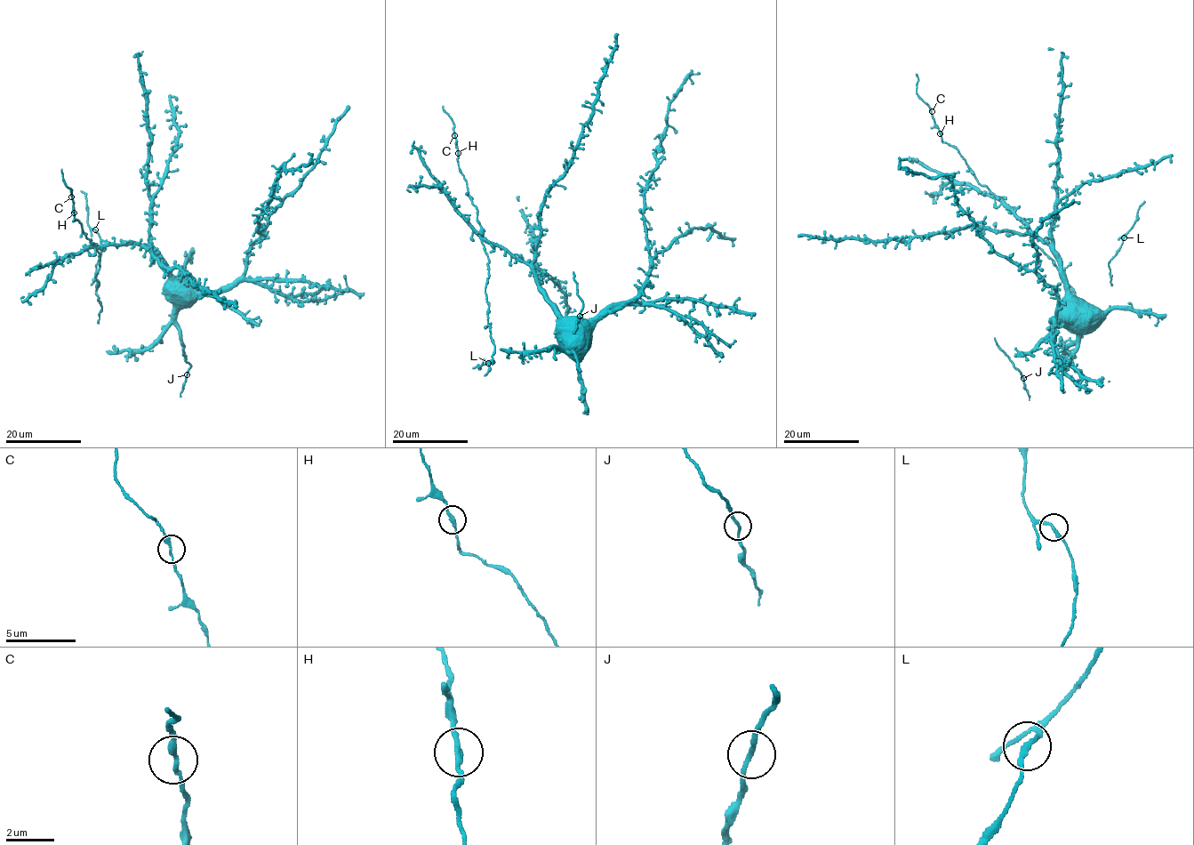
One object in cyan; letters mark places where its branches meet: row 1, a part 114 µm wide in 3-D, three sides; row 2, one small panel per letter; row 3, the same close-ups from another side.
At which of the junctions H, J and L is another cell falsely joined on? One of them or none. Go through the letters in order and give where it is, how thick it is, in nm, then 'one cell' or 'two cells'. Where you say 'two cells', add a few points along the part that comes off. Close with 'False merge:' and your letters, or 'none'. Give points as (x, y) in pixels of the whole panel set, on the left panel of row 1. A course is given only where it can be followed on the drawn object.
H: at (74, 213); 200 nm thick; one cell
J: at (187, 374); 190 nm thick; one cell
L: at (95, 229); 220 nm thick; one cell
False merge: none

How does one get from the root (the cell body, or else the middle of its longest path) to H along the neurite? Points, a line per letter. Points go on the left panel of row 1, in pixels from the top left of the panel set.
H: (170, 289), (164, 290), (169, 275), (152, 248), (132, 243), (92, 245), (82, 223), (73, 221), (74, 213)

